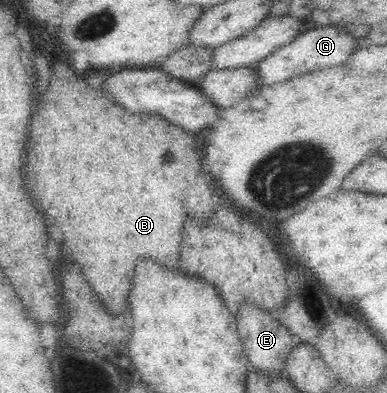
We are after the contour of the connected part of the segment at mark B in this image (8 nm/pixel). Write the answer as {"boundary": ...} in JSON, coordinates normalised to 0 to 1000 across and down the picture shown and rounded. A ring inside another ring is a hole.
{"boundary":[[[173,150],[147,160],[132,155],[127,165],[142,165],[142,181],[116,183],[121,206],[127,186],[137,186],[137,206],[132,226],[106,242],[96,267],[101,277],[85,288],[80,303],[65,471],[121,565],[119,590],[129,601],[160,608],[168,603],[168,618],[178,623],[168,651],[202,677],[264,781],[289,812],[320,804],[326,814],[333,812],[333,751],[354,664],[385,659],[426,684],[463,684],[473,573],[488,562],[488,552],[540,567],[561,527],[558,481],[530,471],[519,445],[522,420],[504,384],[517,379],[514,346],[463,328],[403,293],[370,288],[354,298],[333,298],[328,288],[318,288],[318,277],[287,267],[287,257],[271,252],[256,232],[225,226],[214,211],[199,211],[183,181],[189,170],[173,170],[168,160],[183,165]]]}

